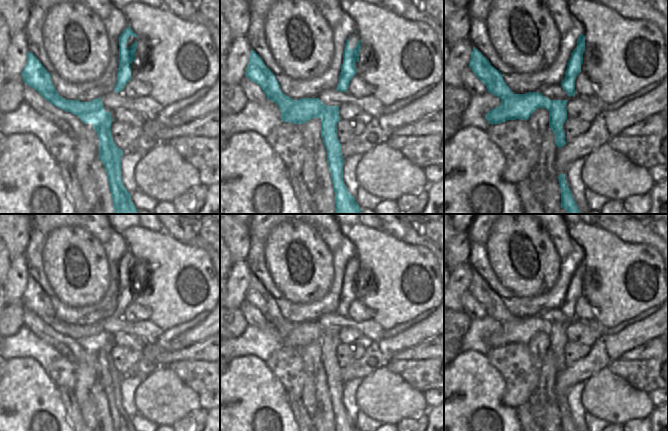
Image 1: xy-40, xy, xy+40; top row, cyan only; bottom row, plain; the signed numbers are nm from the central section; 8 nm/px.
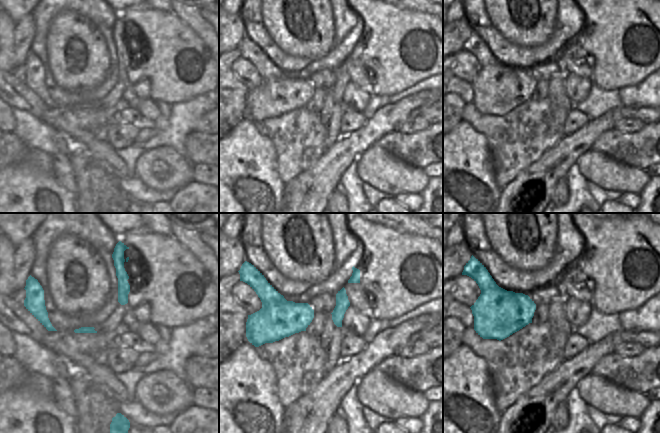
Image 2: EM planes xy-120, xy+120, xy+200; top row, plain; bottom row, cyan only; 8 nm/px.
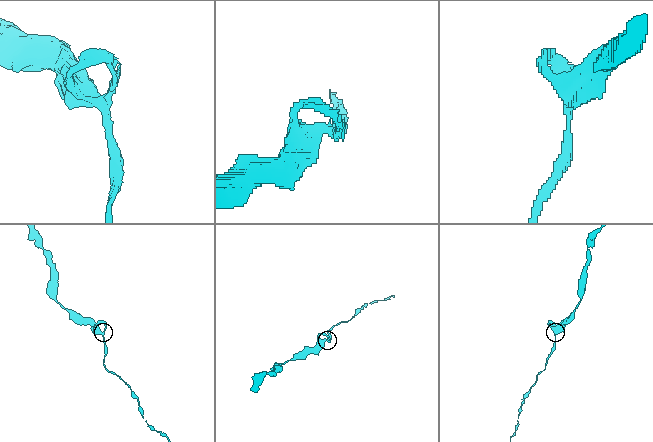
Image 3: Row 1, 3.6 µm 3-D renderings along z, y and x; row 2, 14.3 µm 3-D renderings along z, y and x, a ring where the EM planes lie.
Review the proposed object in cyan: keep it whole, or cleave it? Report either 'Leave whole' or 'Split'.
Leave whole

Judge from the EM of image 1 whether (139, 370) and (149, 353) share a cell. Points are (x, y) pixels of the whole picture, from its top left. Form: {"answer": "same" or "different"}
{"answer": "different"}

